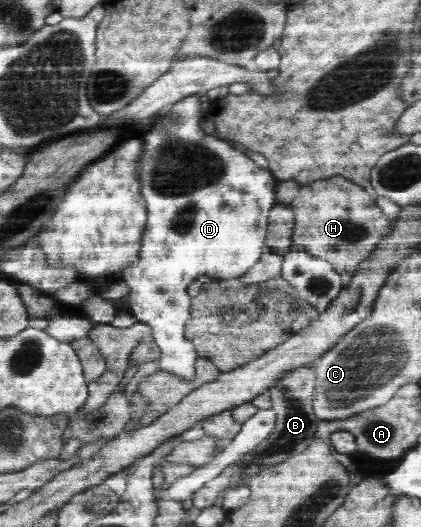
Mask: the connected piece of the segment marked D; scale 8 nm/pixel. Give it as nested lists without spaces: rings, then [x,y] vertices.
[[[197,96],[187,97],[171,108],[179,115],[180,123],[163,127],[163,130],[156,125],[142,134],[145,152],[140,162],[140,181],[143,196],[149,204],[149,220],[145,228],[141,260],[137,266],[124,272],[130,292],[122,298],[122,305],[140,319],[140,322],[151,327],[151,338],[160,349],[160,357],[157,359],[160,368],[182,376],[185,381],[192,381],[196,377],[195,364],[198,356],[184,335],[191,306],[188,284],[201,274],[234,278],[245,274],[259,260],[266,251],[270,209],[277,204],[275,190],[279,182],[271,171],[260,168],[252,158],[241,152],[241,148],[233,148],[233,144],[225,141],[209,139],[198,125],[200,117],[206,111],[200,109]]]

